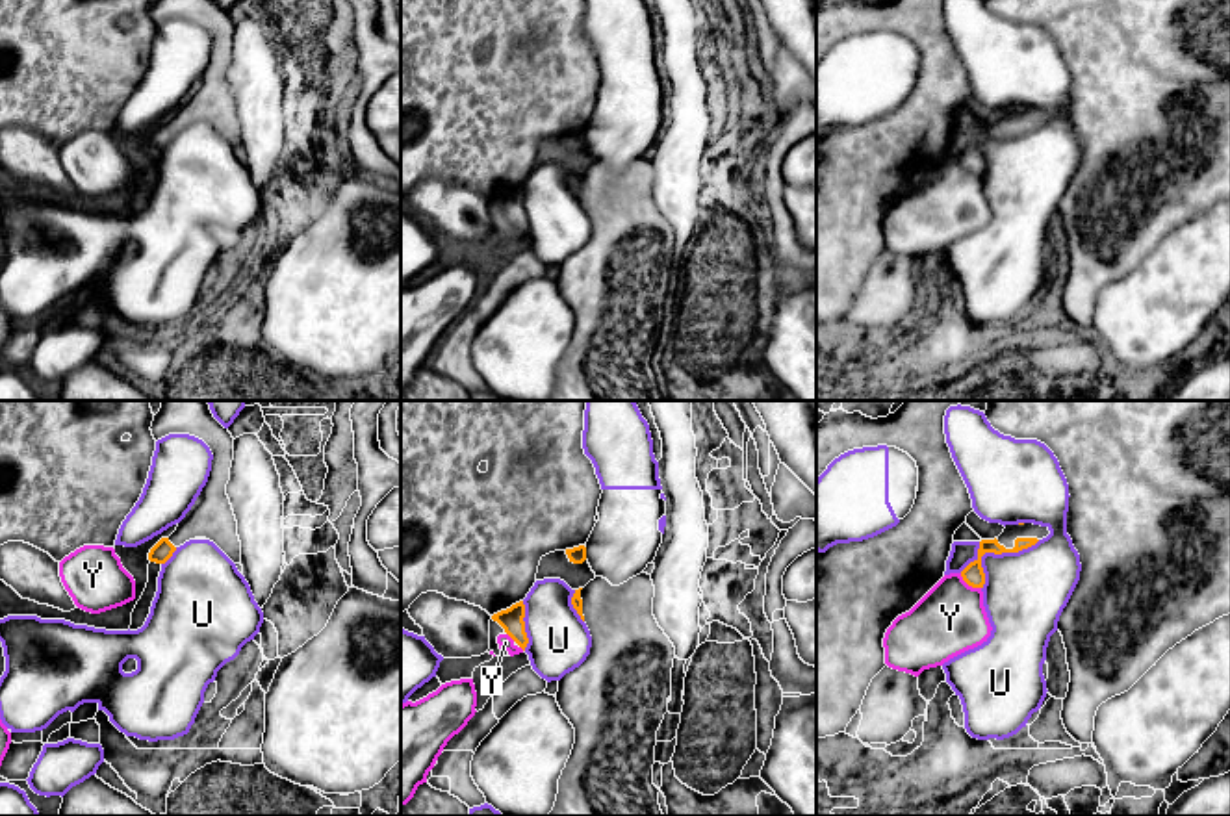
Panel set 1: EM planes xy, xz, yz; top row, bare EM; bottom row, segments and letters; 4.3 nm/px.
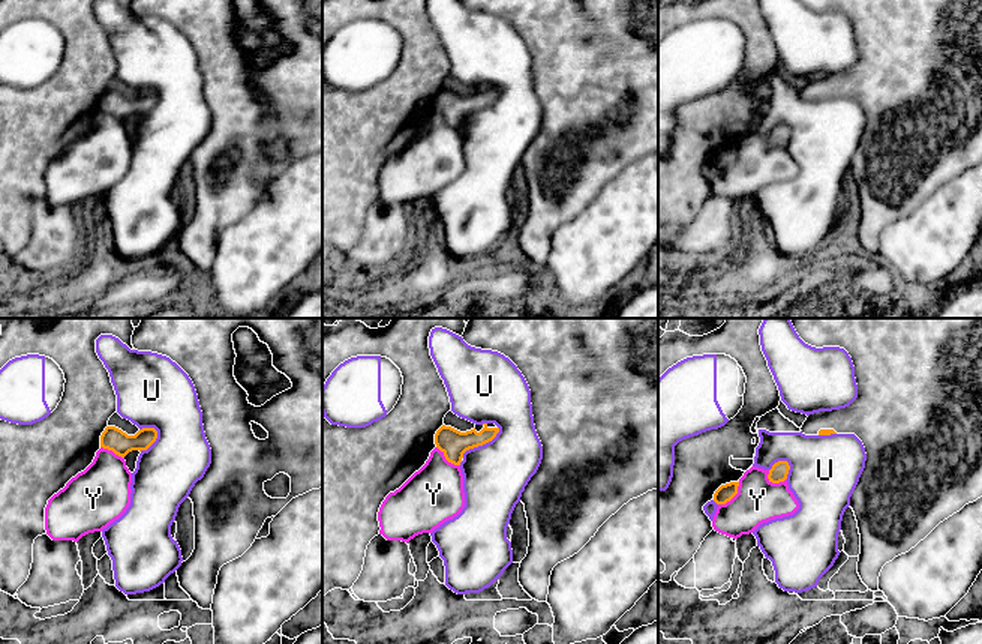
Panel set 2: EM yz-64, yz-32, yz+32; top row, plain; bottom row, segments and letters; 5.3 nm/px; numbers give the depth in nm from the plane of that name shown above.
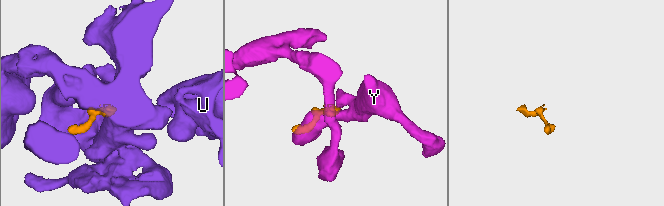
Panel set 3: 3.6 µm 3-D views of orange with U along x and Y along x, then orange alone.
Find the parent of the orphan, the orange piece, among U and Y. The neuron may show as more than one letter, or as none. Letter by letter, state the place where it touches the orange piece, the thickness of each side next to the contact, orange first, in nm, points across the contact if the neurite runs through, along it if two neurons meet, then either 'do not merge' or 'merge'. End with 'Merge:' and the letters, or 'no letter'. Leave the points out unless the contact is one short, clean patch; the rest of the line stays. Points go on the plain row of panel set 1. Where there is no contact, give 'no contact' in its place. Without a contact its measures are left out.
U: contact yz (999, 138); calibres 90 and 360 nm; do not merge
Y: contact yz (969, 169); calibres 90 and 300 nm; do not merge
Merge: no letter

